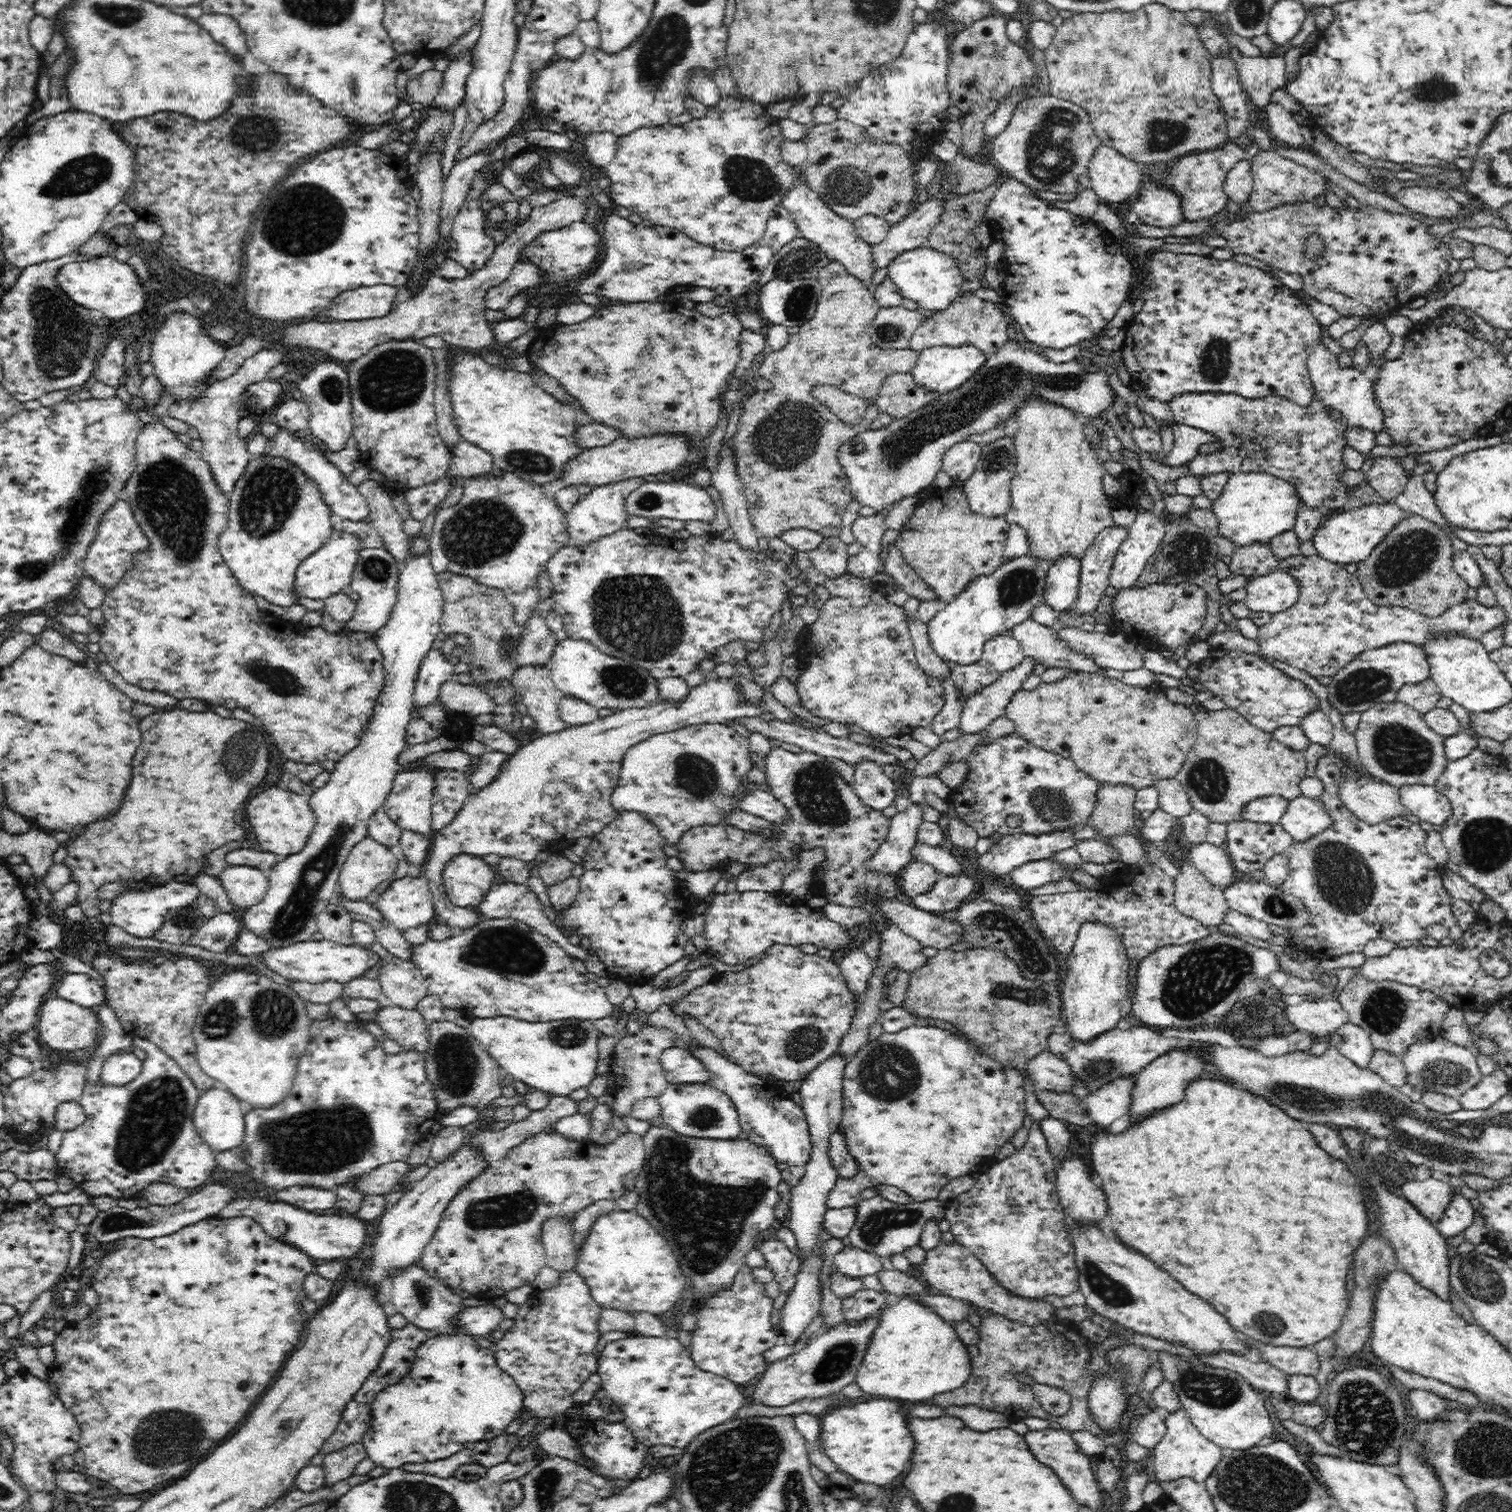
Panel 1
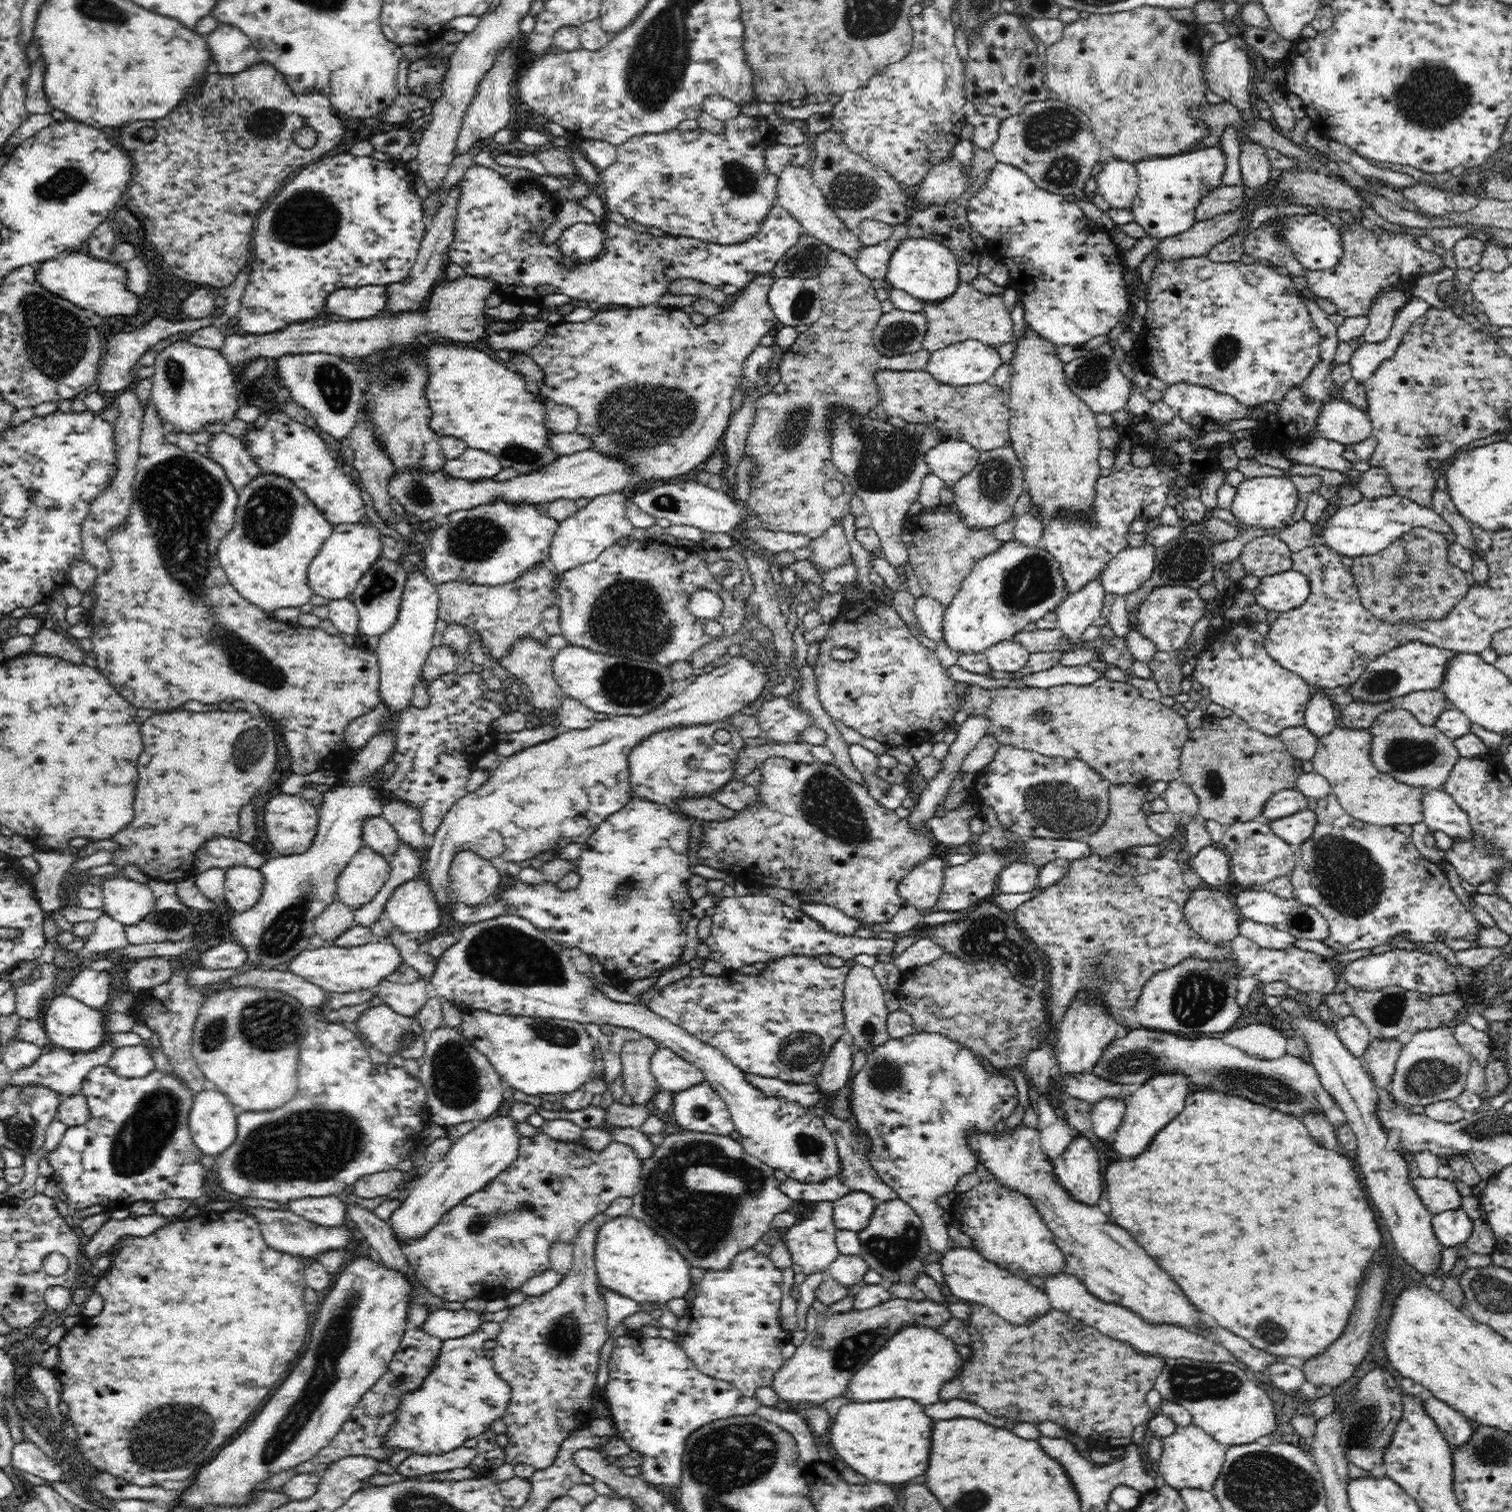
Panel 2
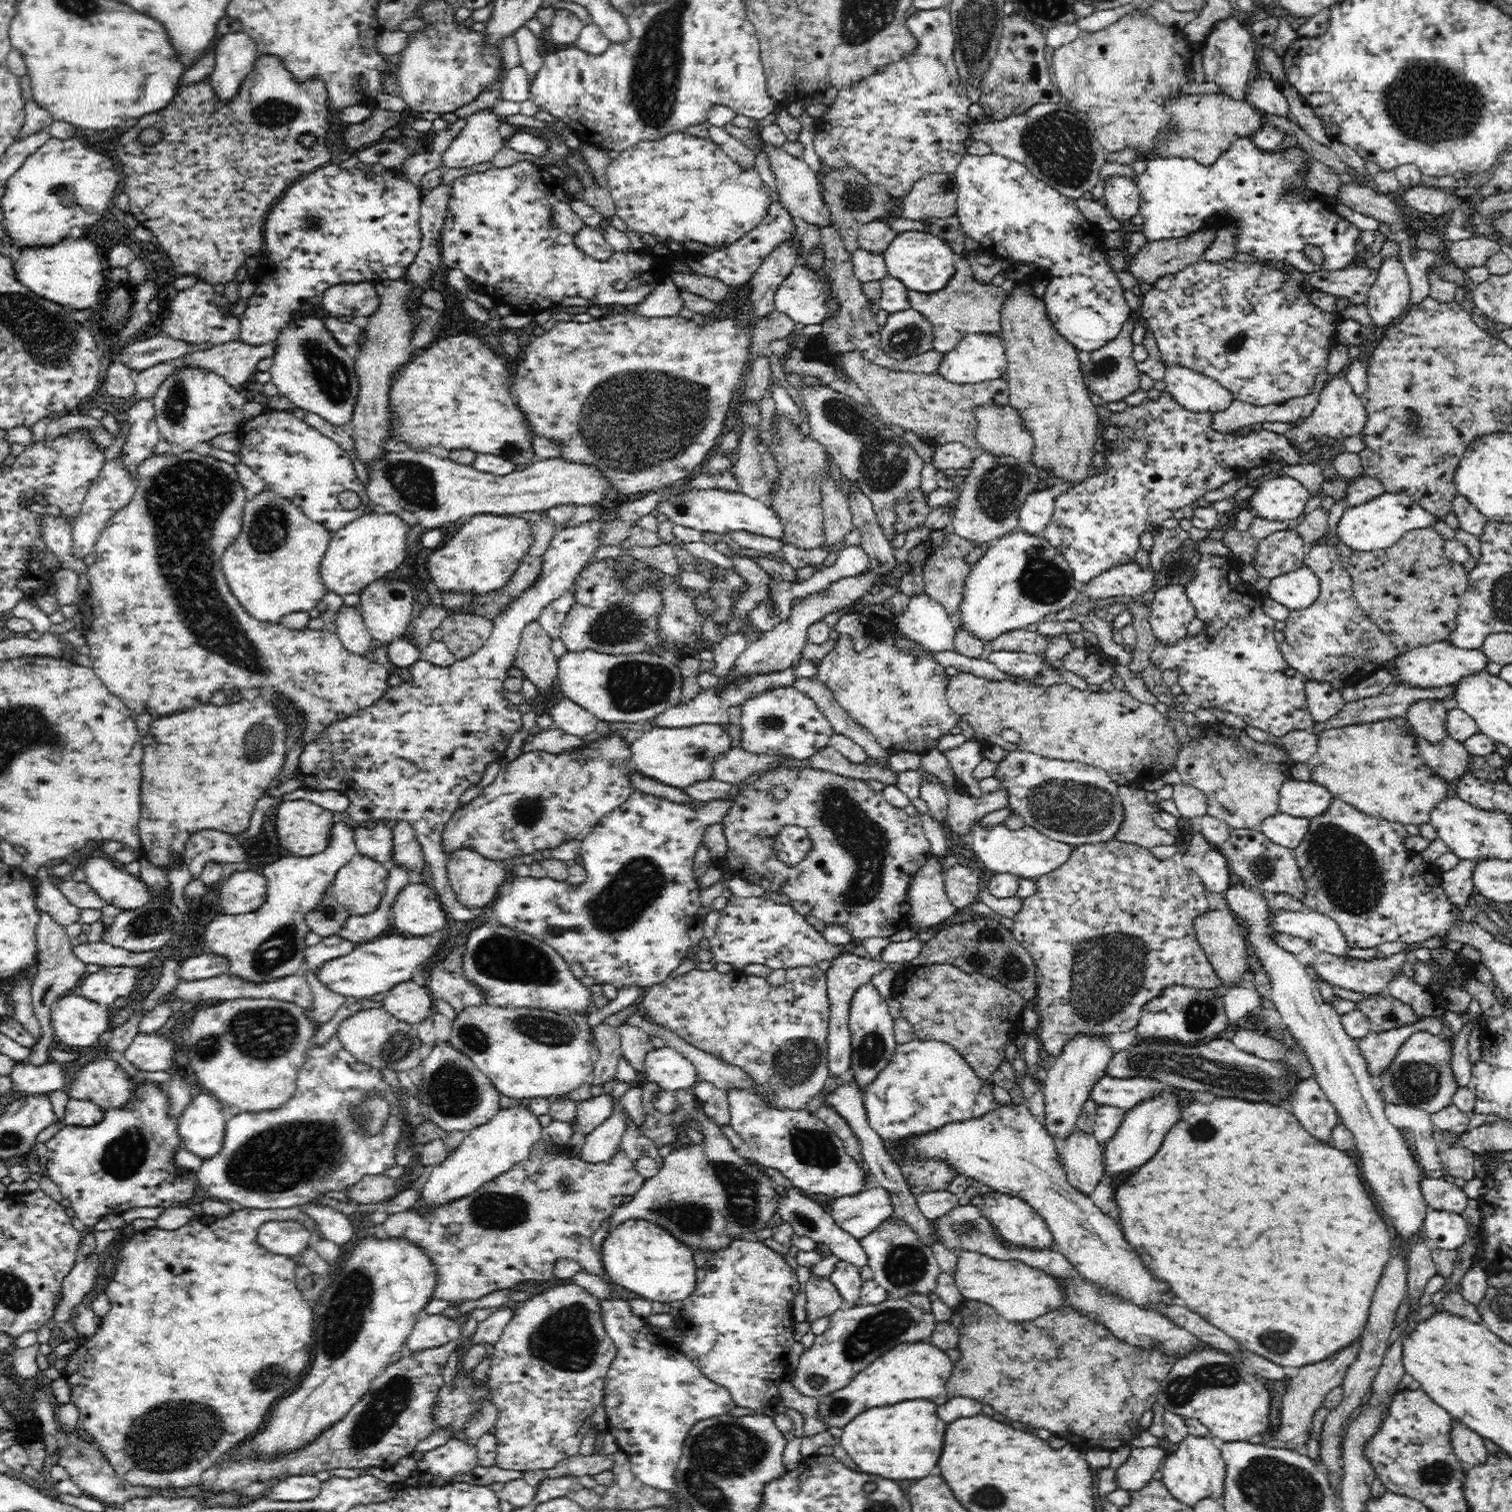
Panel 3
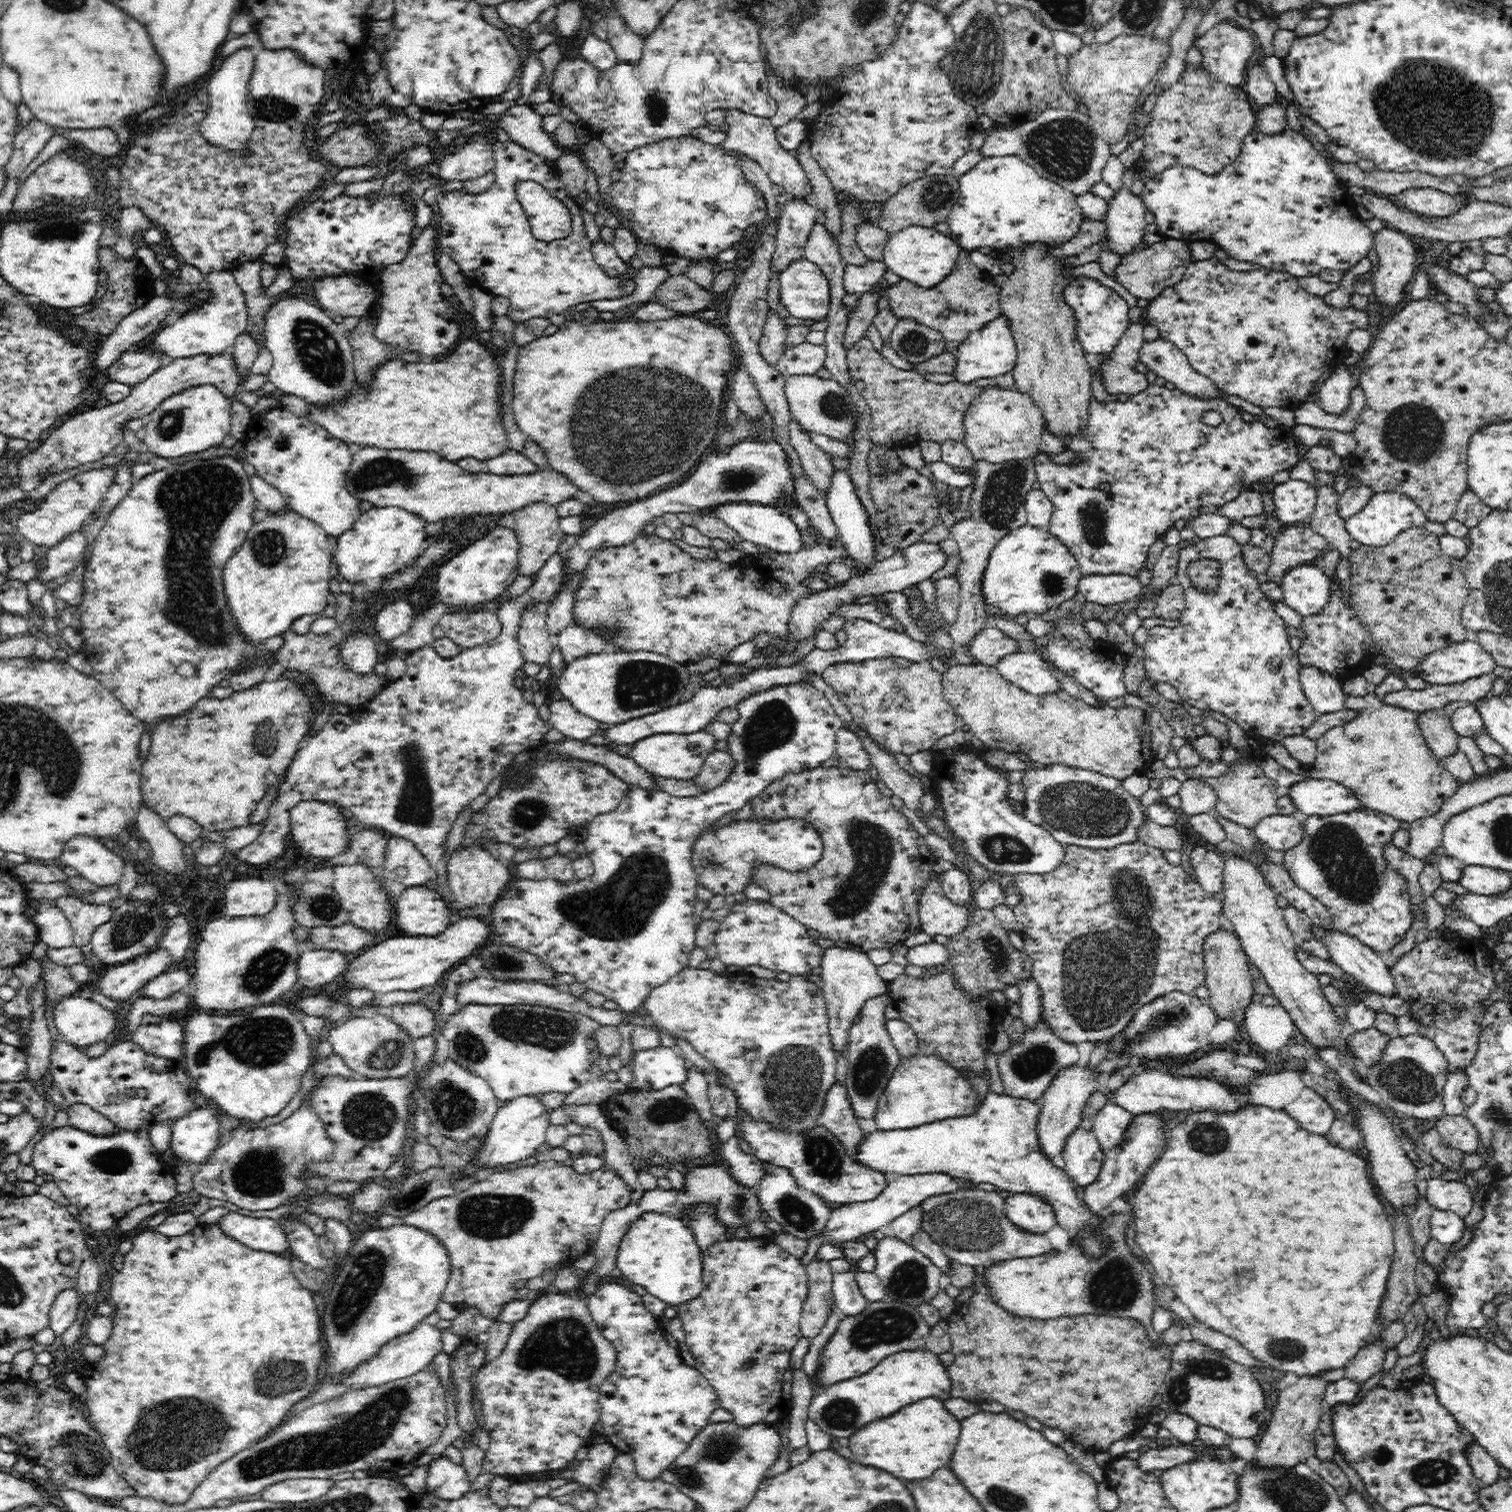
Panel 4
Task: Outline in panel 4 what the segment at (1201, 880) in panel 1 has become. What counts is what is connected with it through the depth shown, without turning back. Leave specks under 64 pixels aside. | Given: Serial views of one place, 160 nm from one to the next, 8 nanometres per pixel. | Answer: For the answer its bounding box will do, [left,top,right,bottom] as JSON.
[1202,928,1254,1024]

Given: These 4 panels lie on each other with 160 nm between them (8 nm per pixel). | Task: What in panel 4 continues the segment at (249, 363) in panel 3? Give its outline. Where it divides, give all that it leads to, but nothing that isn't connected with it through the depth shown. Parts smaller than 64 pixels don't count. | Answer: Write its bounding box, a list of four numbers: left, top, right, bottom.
[17,348,244,492]

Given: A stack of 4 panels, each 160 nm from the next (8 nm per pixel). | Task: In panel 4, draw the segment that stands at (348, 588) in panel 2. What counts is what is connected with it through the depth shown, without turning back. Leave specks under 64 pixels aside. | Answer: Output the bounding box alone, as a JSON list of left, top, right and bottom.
[331,506,430,583]

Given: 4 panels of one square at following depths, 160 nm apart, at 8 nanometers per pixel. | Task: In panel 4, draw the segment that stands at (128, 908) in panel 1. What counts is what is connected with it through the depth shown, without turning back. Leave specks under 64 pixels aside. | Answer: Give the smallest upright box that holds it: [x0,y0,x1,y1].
[59,835,125,888]

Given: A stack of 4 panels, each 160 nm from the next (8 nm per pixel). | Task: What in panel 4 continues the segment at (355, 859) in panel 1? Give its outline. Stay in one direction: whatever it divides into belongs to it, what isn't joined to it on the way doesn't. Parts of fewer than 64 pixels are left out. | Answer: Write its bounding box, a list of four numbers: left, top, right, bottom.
[332,862,392,935]

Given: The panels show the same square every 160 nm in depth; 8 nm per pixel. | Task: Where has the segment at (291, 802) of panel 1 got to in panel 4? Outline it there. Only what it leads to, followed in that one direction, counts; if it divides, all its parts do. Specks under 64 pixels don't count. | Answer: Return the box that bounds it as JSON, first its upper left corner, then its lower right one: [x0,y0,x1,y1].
[290,801,351,860]

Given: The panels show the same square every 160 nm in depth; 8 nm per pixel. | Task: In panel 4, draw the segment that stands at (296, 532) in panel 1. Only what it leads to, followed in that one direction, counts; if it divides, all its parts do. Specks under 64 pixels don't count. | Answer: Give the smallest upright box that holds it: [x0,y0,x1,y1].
[224,508,334,644]

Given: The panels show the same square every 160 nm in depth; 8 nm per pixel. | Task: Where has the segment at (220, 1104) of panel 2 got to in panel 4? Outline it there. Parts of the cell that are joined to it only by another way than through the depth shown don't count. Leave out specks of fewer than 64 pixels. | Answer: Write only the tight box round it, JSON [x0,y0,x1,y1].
[171,1108,222,1164]

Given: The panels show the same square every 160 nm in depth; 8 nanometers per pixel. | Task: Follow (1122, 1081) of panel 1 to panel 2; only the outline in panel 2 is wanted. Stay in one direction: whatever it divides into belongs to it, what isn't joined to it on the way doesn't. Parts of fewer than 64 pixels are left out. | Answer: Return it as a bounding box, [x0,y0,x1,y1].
[1091,1096,1127,1140]

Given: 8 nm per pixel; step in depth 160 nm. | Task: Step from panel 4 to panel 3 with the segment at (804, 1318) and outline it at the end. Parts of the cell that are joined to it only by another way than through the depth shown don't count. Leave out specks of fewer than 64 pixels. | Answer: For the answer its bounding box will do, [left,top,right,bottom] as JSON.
[805,1277,845,1322]

